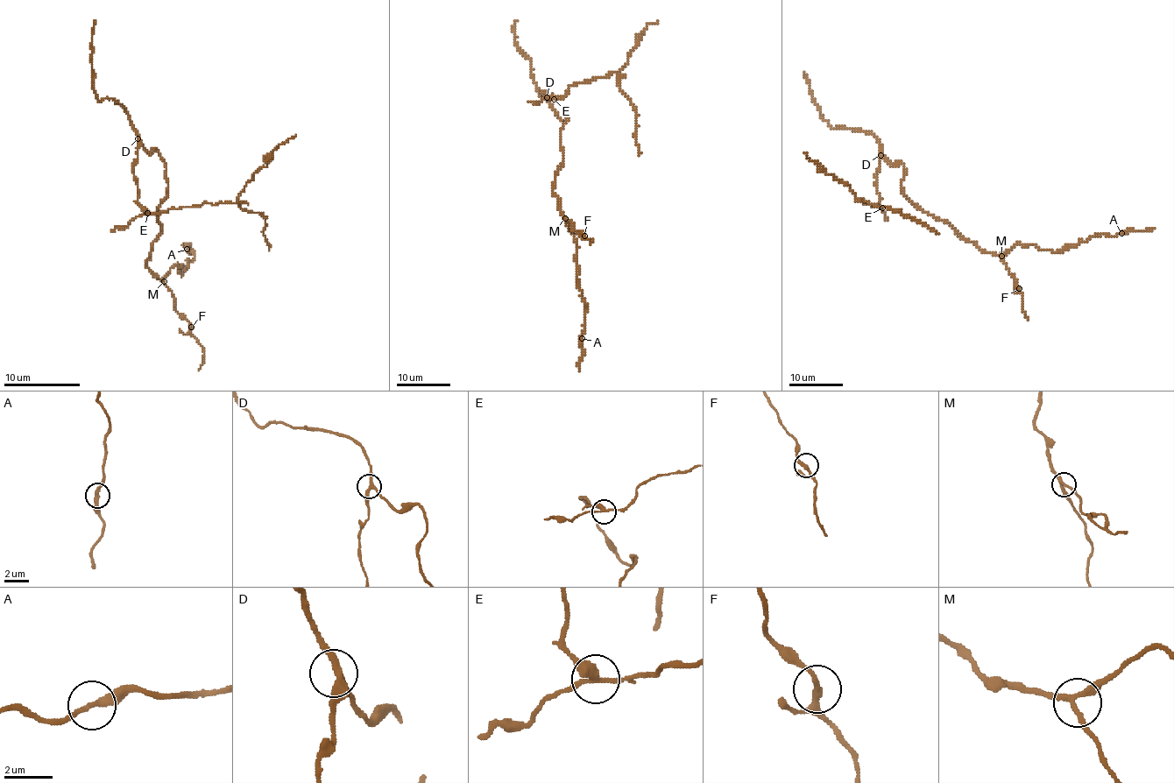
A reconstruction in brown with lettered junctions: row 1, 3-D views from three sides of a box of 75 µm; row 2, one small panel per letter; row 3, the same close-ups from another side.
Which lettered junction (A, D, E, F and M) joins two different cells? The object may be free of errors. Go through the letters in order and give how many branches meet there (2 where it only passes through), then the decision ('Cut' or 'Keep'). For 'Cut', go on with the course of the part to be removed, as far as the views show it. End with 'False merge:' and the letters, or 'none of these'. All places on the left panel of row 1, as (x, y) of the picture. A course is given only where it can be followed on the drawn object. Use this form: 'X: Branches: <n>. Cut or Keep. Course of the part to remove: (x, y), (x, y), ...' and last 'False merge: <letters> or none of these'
A: Branches: 2. Keep
D: Branches: 3. Keep
E: Branches: 3. Cut. Course of the part to remove: (147, 213), (236, 201), (240, 208), (258, 213), (265, 218), (263, 234), (269, 243), (269, 250)
F: Branches: 3. Keep
M: Branches: 3. Keep
False merge: E

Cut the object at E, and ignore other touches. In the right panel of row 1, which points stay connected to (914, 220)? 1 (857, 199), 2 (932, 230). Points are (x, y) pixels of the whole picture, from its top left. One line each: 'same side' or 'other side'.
1: same side
2: same side

